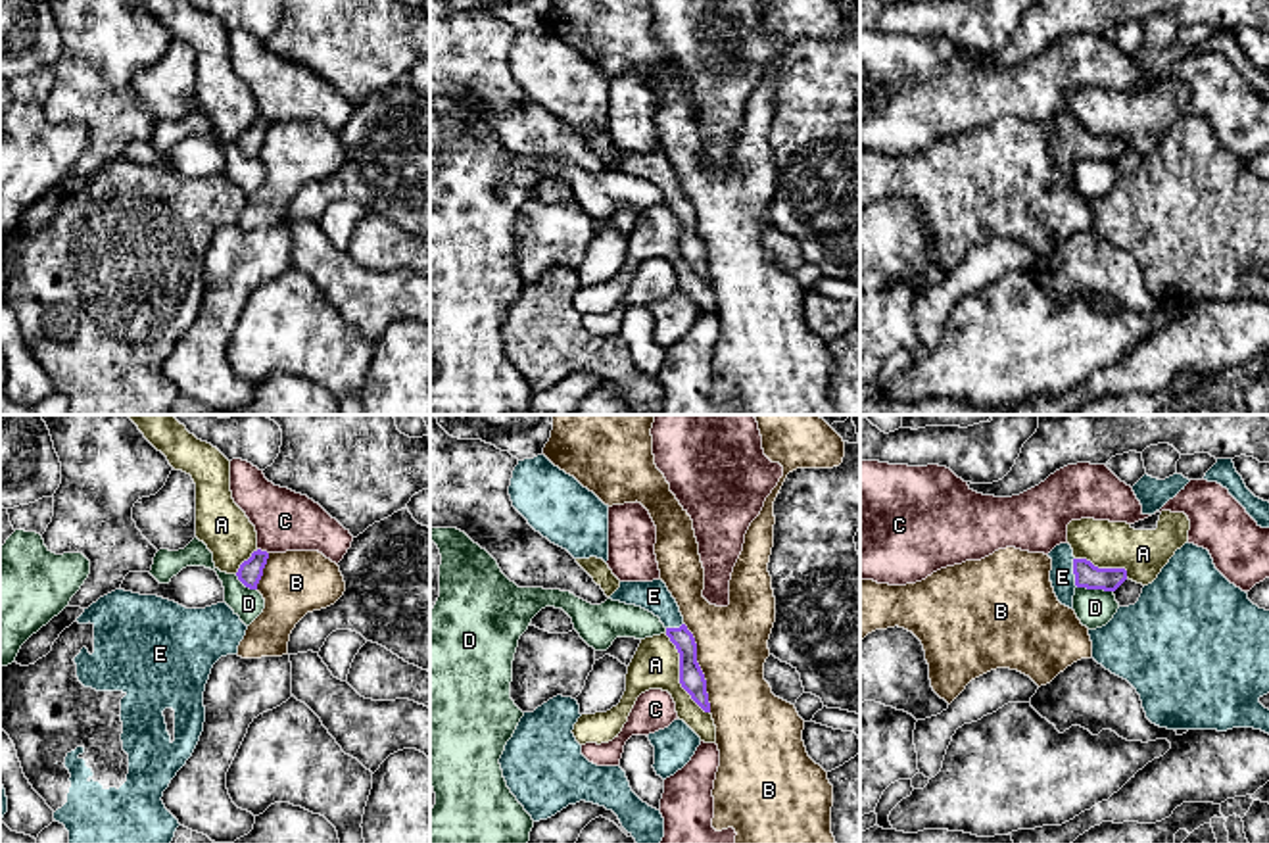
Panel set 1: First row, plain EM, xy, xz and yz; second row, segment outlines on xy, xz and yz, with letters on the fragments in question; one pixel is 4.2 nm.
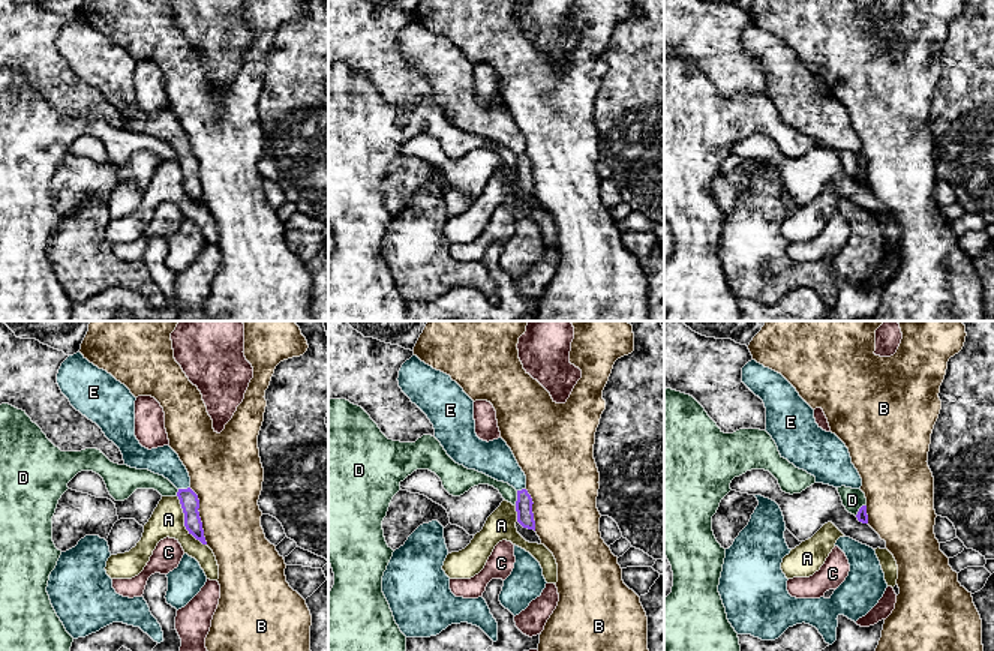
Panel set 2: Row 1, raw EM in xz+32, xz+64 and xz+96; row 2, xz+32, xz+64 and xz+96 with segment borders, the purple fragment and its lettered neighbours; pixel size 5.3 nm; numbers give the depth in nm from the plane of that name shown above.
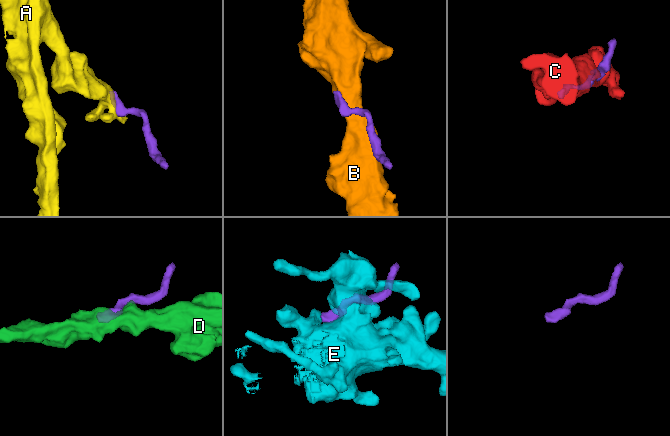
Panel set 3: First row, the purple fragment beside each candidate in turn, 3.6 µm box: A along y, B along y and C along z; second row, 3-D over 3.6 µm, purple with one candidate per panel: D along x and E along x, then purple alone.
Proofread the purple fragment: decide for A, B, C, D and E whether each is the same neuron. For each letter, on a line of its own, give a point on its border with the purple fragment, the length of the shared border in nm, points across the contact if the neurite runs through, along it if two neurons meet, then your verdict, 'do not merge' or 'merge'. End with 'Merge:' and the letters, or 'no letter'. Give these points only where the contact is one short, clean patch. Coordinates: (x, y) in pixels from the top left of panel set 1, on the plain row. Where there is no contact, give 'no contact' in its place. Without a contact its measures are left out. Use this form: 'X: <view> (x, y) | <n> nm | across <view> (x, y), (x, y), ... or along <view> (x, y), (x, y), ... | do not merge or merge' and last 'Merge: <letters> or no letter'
A: xz (680, 244) | 400 nm | along xz (665, 202), (678, 223), (680, 256), (709, 283) | do not merge
B: xz (699, 237) | 400 nm | do not merge
C: xy (263, 121) | 50 nm | do not merge
D: yz (1095, 158) | 150 nm | along yz (1077, 156), (1112, 162) | do not merge
E: yz (1074, 143) | 130 nm | merge
Merge: E

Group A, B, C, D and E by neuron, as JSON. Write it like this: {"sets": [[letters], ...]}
{"sets": [["A"], ["B"], ["C"], ["D"], ["E"]]}

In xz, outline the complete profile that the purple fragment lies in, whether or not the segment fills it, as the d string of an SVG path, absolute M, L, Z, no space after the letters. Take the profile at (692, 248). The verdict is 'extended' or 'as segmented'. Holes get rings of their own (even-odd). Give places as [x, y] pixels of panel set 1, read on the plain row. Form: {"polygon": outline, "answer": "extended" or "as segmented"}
{"polygon": "M685 194L680 198L666 198L666 205L680 223L680 253L691 265L691 269L705 280L710 282L706 250L697 232L697 213Z", "answer": "as segmented"}

